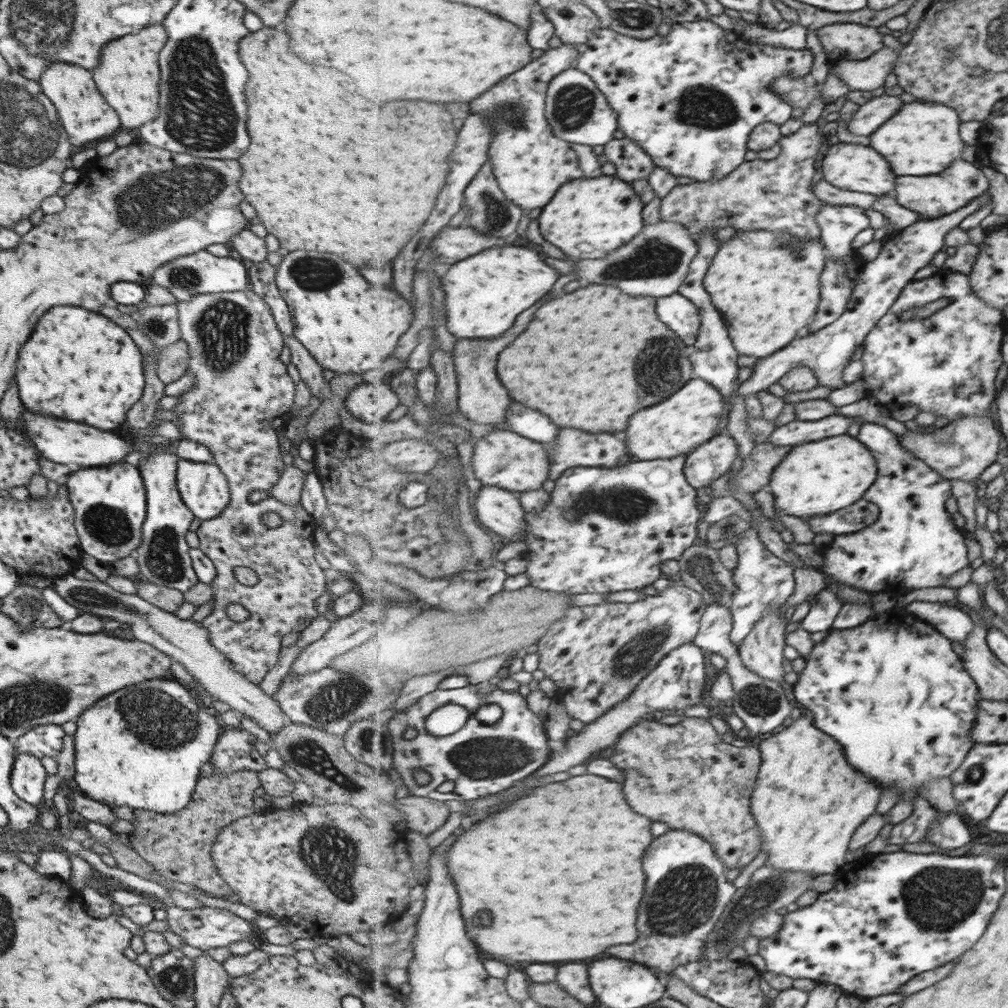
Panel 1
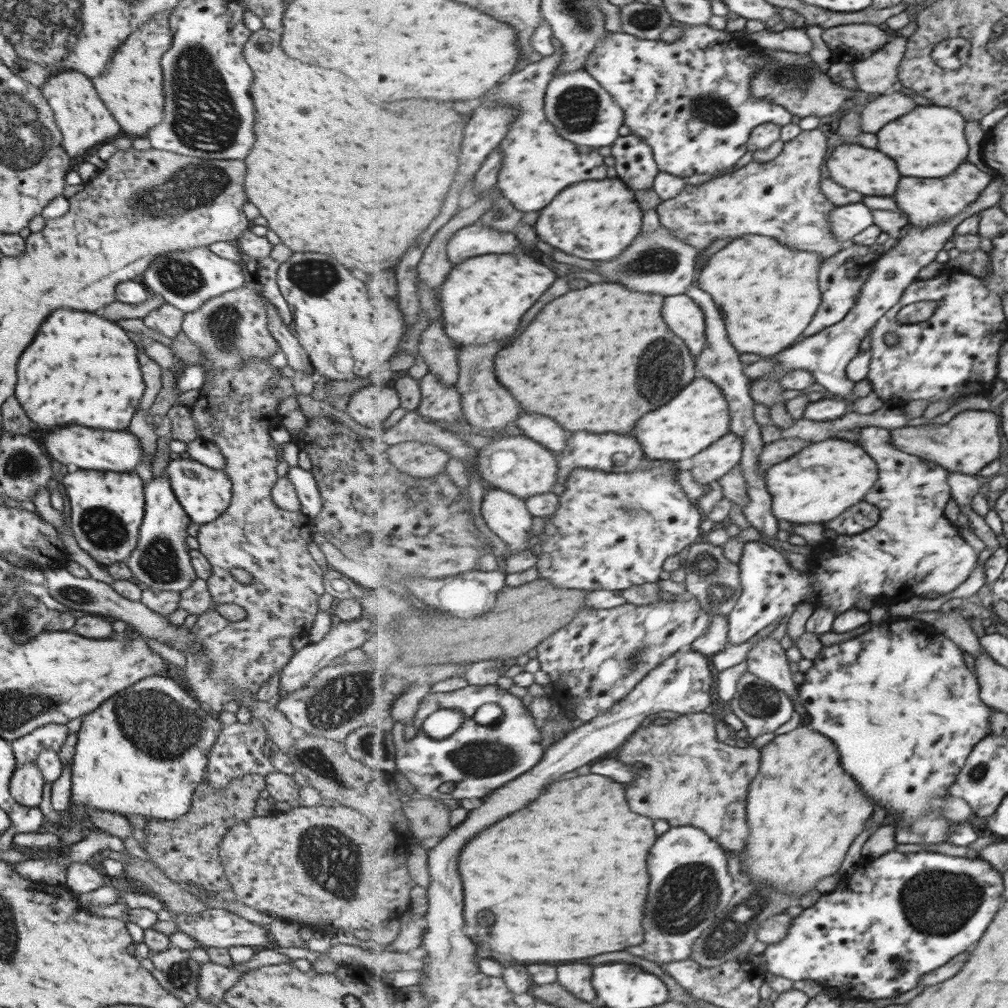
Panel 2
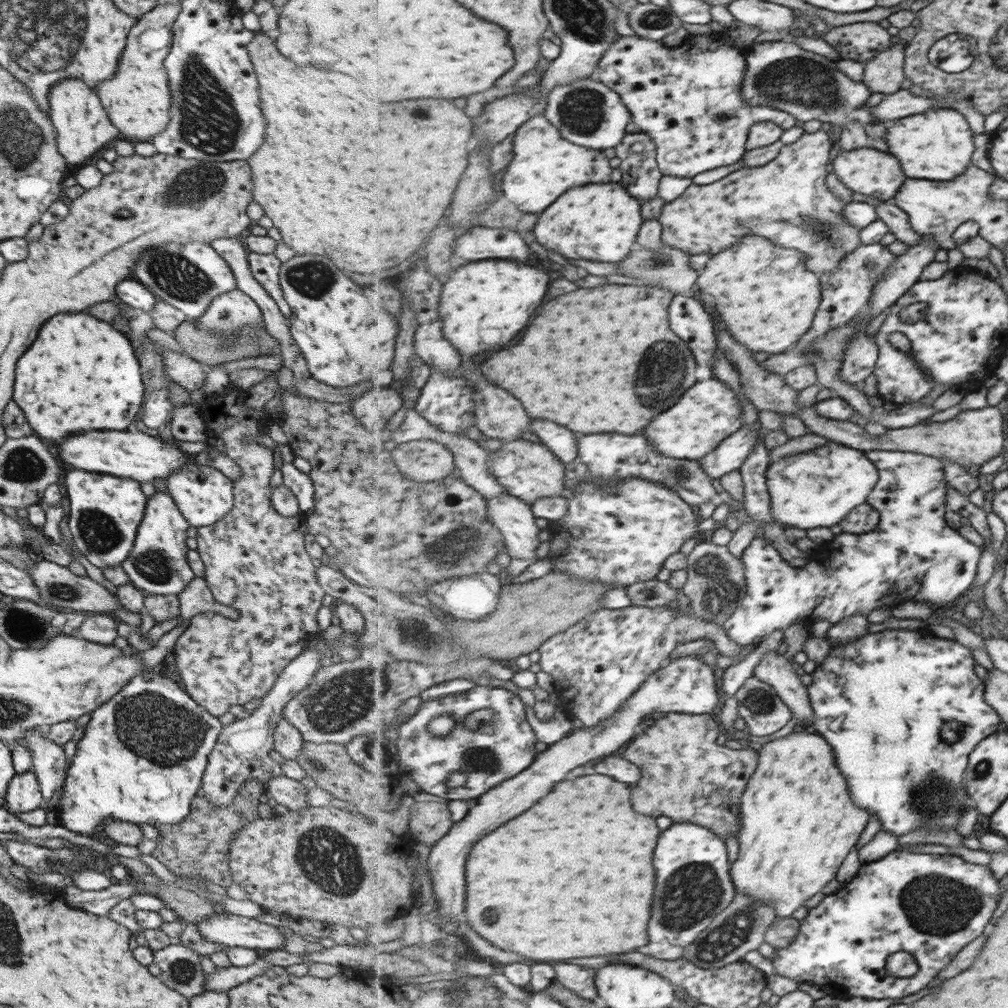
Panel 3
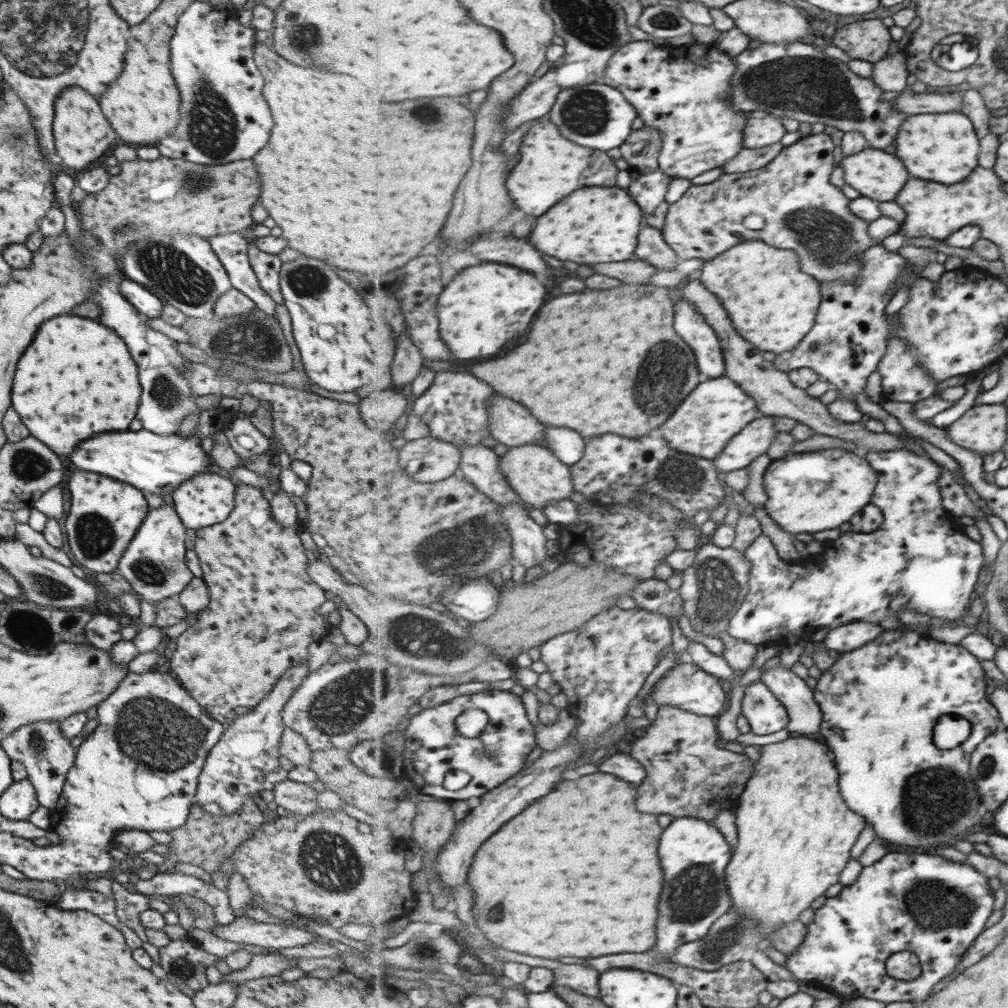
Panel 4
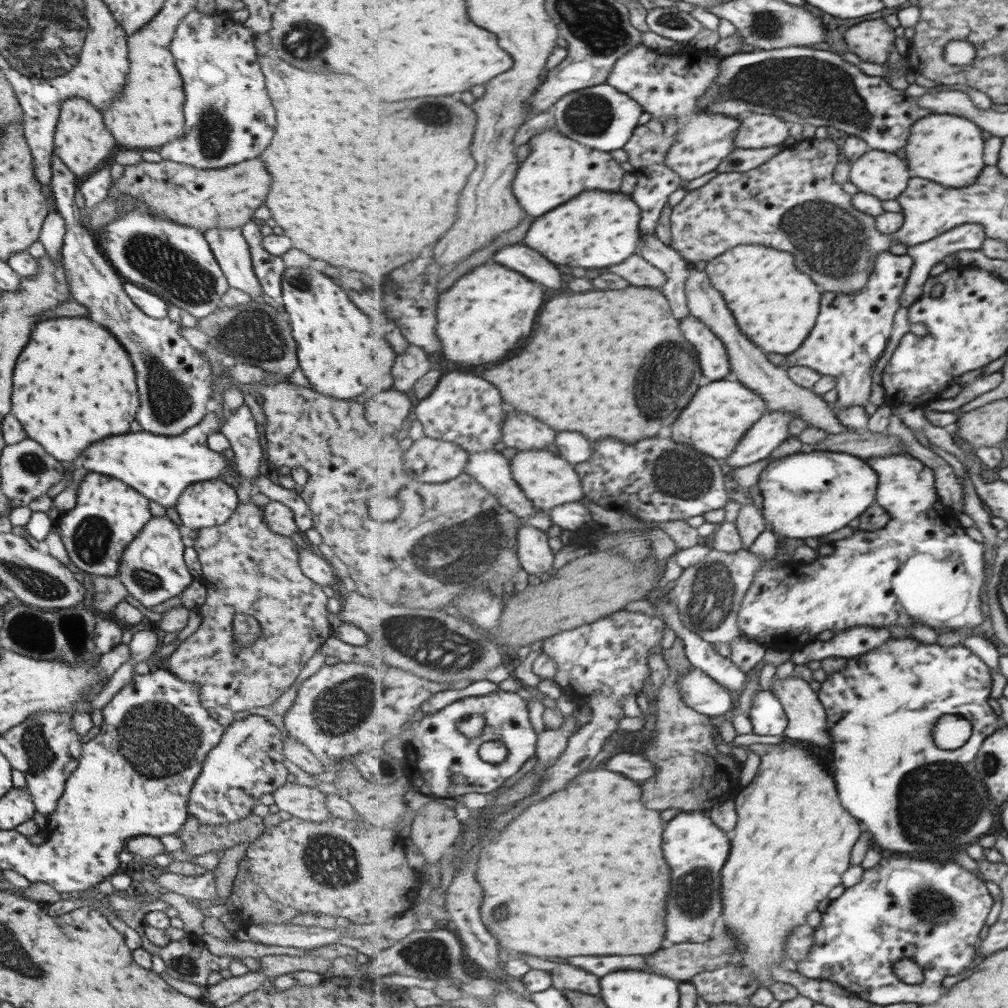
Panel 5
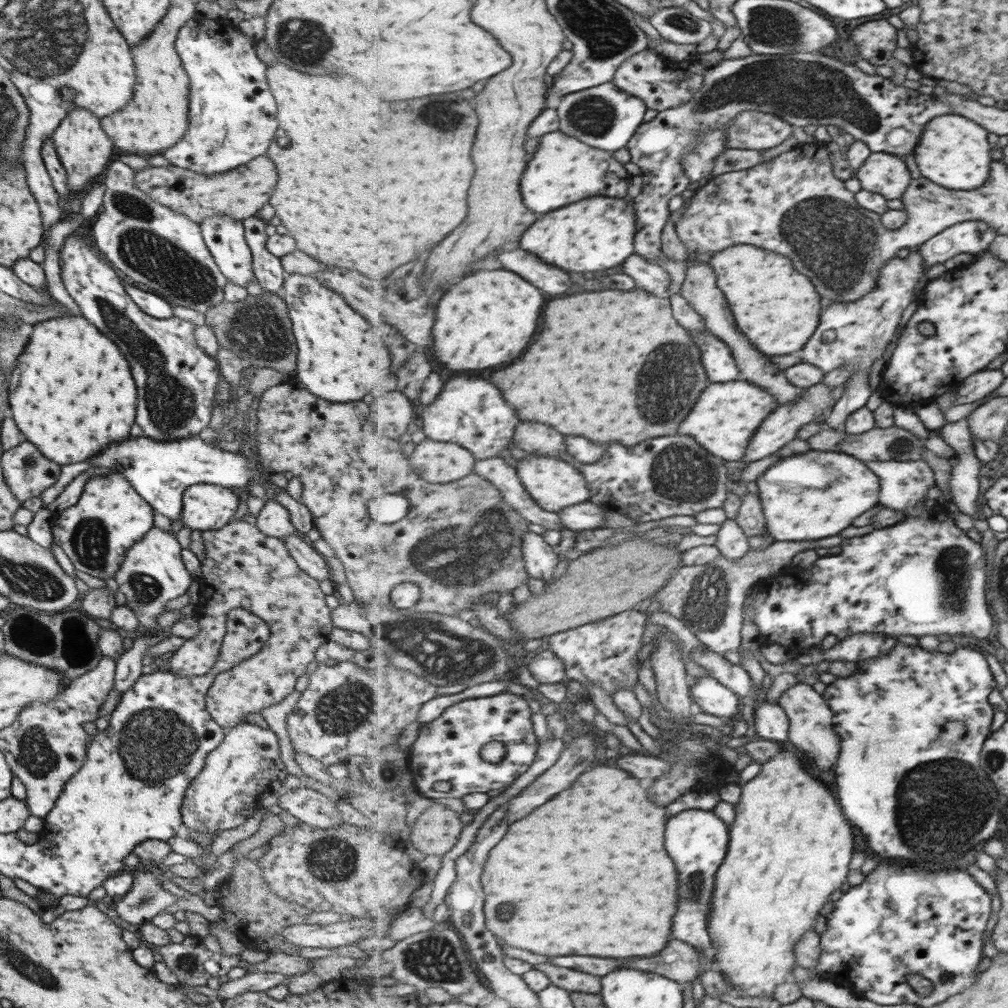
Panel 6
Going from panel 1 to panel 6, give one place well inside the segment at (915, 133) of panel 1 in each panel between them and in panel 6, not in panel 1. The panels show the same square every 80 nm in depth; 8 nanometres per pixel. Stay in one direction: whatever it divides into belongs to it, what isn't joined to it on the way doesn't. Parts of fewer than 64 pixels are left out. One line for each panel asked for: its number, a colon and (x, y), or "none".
2: (929, 142)
3: (938, 144)
4: (944, 147)
5: (946, 148)
6: (954, 151)

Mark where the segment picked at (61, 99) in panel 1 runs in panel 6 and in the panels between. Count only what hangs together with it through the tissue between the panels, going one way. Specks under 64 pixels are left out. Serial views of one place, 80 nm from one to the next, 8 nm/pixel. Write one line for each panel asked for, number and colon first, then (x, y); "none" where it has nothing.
2: (83, 121)
3: (81, 125)
4: (80, 133)
5: (81, 142)
6: (84, 150)

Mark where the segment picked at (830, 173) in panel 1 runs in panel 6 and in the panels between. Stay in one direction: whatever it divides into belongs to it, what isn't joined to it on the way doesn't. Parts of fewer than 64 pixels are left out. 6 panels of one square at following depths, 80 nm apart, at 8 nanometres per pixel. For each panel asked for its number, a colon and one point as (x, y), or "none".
2: (866, 170)
3: (872, 172)
4: (874, 173)
5: (884, 175)
6: (884, 173)

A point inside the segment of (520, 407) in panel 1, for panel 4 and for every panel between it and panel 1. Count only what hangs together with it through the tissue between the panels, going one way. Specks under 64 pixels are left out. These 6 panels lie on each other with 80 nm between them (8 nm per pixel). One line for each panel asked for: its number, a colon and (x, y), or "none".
2: (542, 429)
3: (564, 443)
4: (568, 445)

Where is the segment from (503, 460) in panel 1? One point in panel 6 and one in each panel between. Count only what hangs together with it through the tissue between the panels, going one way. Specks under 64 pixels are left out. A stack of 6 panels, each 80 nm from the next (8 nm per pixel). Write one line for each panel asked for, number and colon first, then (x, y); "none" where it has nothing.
2: (518, 464)
3: (528, 470)
4: (539, 477)
5: (548, 480)
6: (553, 483)

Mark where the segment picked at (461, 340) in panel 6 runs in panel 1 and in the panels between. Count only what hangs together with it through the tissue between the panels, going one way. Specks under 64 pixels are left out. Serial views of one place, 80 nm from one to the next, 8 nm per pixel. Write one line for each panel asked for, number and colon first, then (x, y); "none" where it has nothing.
1: (485, 293)
2: (485, 299)
3: (486, 304)
4: (489, 307)
5: (491, 311)

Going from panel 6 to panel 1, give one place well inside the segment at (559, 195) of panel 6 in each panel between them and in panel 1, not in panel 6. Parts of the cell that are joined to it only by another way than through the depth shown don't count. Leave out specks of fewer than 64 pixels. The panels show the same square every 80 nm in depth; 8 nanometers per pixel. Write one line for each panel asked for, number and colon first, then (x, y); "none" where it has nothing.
1: (530, 162)
2: (538, 163)
3: (546, 165)
4: (551, 167)
5: (558, 168)

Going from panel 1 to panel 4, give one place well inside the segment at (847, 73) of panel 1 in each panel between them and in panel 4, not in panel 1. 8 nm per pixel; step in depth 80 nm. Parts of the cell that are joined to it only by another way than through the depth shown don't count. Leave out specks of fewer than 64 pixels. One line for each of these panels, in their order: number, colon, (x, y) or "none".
2: (876, 74)
3: (885, 73)
4: (891, 73)

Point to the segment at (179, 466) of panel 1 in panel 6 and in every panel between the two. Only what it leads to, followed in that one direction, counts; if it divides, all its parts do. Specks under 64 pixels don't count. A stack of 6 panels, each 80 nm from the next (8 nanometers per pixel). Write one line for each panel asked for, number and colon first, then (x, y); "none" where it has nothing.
2: (203, 493)
3: (203, 495)
4: (204, 499)
5: (208, 503)
6: (205, 507)

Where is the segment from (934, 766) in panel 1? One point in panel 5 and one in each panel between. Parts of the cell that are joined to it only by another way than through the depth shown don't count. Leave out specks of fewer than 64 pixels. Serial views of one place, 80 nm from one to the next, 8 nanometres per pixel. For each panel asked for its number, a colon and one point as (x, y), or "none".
2: (901, 697)
3: (874, 694)
4: (897, 687)
5: (926, 681)

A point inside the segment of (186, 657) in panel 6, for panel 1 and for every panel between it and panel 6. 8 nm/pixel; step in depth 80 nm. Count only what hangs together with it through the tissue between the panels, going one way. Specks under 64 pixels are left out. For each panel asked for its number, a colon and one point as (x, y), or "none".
1: (241, 395)
2: (235, 414)
3: (254, 561)
4: (262, 614)
5: (247, 569)

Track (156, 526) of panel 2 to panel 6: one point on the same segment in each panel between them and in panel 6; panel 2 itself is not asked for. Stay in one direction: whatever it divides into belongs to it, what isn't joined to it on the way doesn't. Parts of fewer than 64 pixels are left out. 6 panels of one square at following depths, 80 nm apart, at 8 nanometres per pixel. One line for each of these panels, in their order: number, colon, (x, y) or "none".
3: (156, 564)
4: (153, 563)
5: (151, 567)
6: (152, 571)

